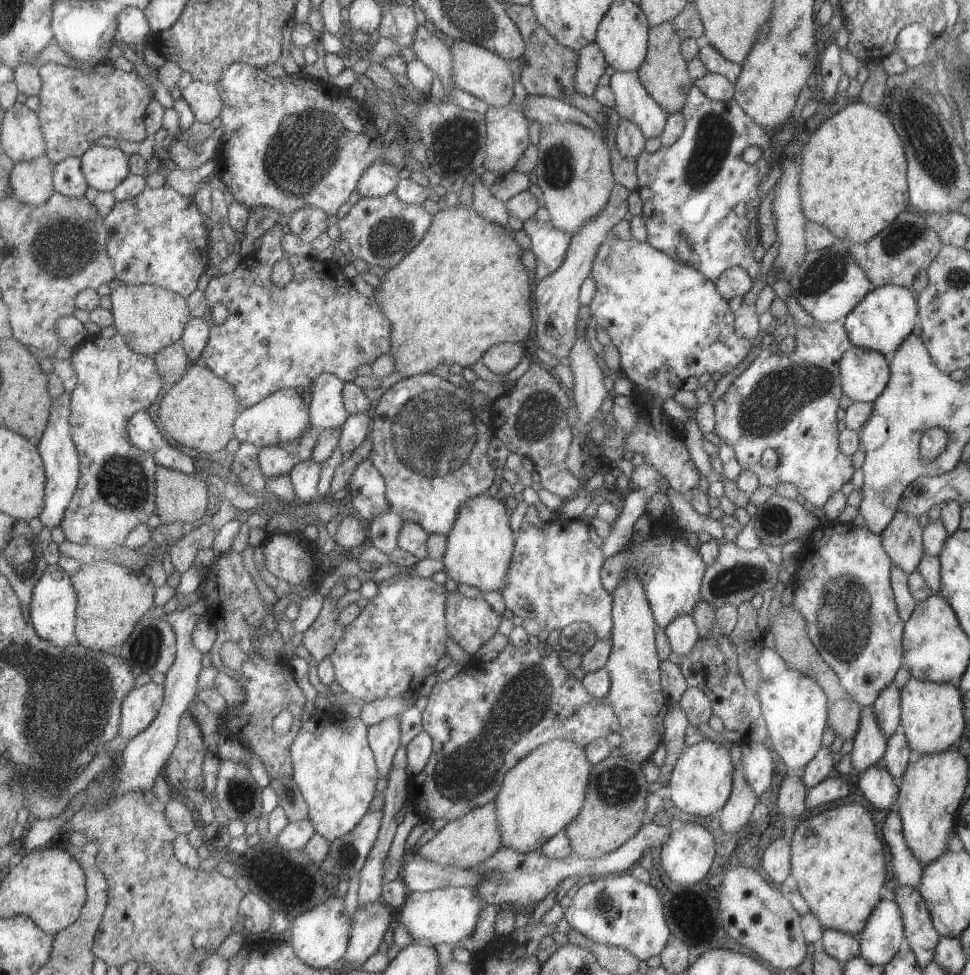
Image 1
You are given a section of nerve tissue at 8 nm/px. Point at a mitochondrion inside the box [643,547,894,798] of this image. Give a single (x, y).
(844, 610)

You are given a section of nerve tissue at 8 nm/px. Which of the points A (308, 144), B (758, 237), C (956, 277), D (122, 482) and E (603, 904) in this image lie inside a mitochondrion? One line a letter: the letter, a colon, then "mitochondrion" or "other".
A: mitochondrion
B: other
C: mitochondrion
D: mitochondrion
E: mitochondrion

